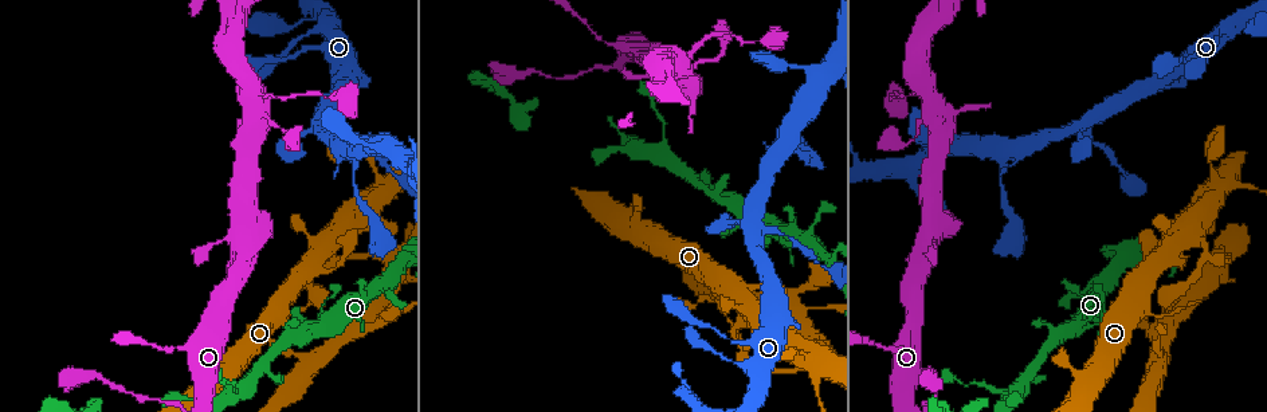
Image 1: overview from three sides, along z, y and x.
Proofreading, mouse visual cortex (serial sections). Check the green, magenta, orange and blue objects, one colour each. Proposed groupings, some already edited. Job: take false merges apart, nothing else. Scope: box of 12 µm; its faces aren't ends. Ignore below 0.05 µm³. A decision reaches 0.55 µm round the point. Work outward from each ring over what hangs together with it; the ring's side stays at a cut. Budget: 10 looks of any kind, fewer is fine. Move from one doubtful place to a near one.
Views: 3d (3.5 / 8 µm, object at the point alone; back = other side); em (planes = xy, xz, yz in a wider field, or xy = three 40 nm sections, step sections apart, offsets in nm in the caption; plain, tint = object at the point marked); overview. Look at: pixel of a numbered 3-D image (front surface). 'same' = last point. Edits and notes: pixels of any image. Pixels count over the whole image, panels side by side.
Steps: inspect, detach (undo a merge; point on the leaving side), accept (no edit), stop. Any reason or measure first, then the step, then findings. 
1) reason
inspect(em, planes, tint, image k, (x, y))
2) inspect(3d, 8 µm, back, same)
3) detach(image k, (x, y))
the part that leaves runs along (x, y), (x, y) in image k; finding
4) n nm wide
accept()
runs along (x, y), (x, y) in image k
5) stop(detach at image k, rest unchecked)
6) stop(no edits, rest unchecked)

thin neck
inspect(3d, 3.5 µm, image 1, (379, 177))

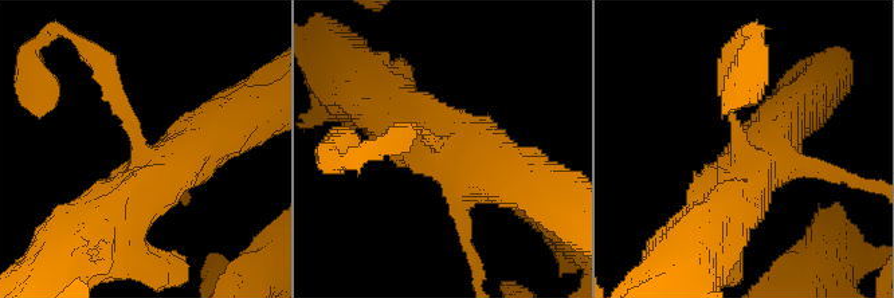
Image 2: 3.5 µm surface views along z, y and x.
accept()
runs along (90, 238), (148, 176), (218, 130) in image 2; all the same cell

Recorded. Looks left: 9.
thin neck
inspect(3d, 3.5 µm, back, image 1, (1164, 230))

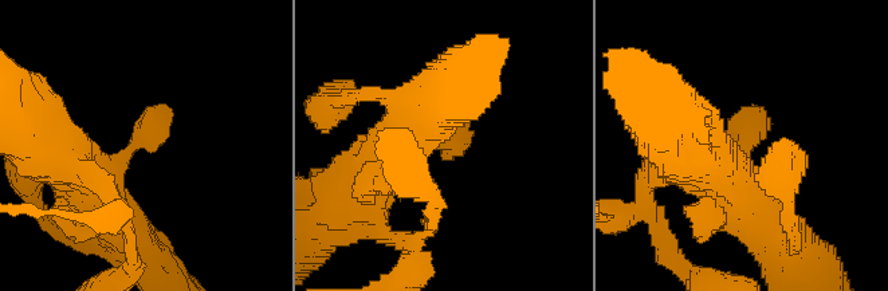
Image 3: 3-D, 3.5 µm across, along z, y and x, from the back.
shape alone is not enough
inspect(em, planes, tint, image 3, (743, 148))

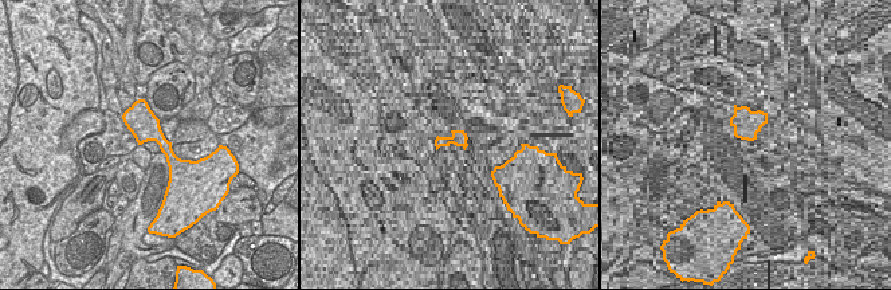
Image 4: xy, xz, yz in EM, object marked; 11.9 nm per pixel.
inspect(em, xy, step 5, tint, same)

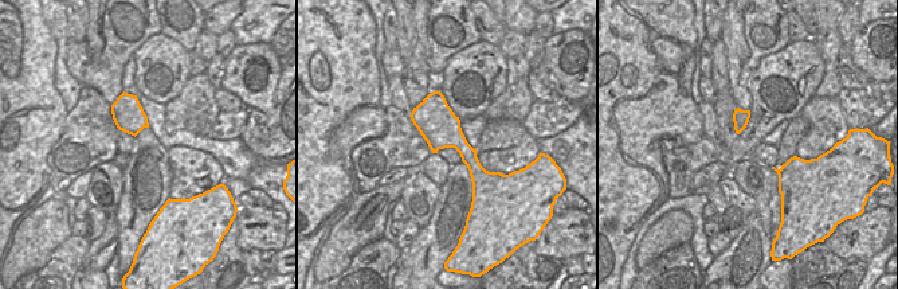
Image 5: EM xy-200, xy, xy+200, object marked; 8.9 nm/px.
accept()
runs along (416, 110), (485, 176), (497, 176) in image 5; all the same cell

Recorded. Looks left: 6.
sharp bend
inspect(3d, 3.5 µm, image 1, (1229, 259))

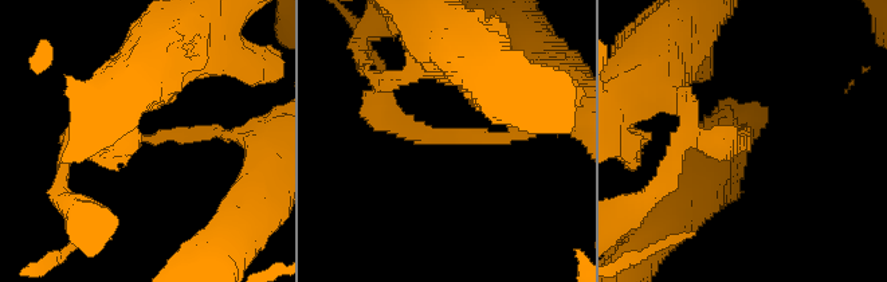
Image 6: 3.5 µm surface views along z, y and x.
arms of 150, 300 nm; now the EM
inspect(em, xy, step 5, plain, image 6, (142, 139))

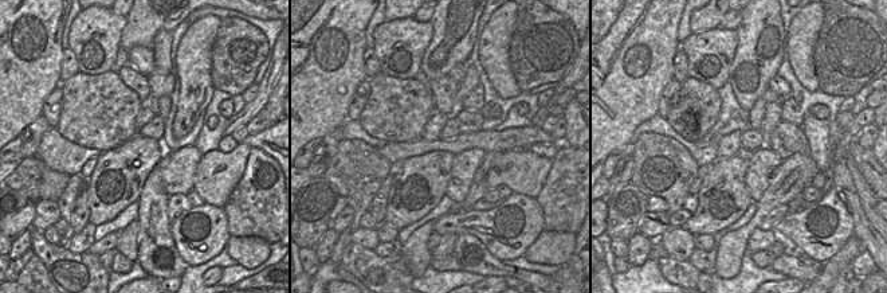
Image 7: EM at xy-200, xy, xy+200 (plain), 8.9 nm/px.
where the object lies
inspect(em, xy, step 5, tint, same)

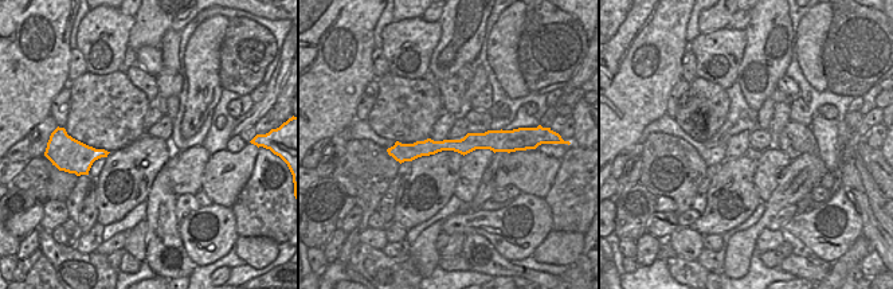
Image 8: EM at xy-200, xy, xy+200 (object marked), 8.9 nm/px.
accept()
runs along (78, 136), (82, 148), (231, 136) in image 6; continuous, no second cell

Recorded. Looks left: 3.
looks like a crossing
inspect(3d, 3.5 µm, image 1, (790, 300))

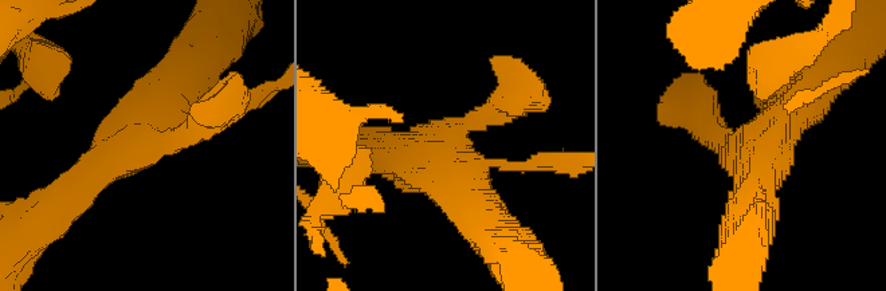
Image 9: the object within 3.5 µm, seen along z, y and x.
4 arms; arms of 150, 250, 450, 600 nm; shape alone is not enough
inspect(em, xy, step 5, tint, image 9, (145, 142))

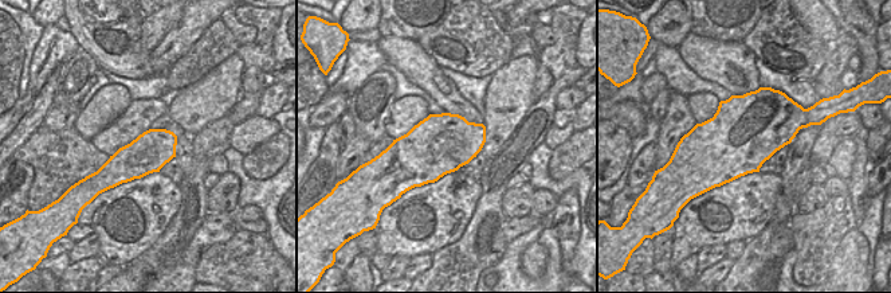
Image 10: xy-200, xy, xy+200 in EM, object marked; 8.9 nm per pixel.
cut it another way
inspect(em, xy, step 1, tint, same)

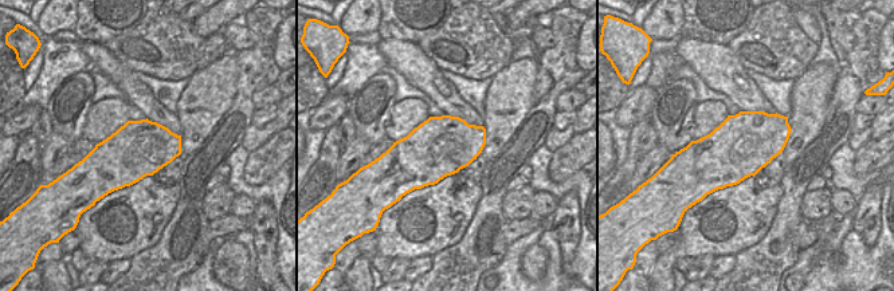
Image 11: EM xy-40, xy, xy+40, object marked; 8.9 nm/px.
550 nm wide
accept()
runs along (184, 73), (134, 140), (73, 192) in image 9; continuous, no second cell

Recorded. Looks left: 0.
stop(no edits, rest unchecked)

